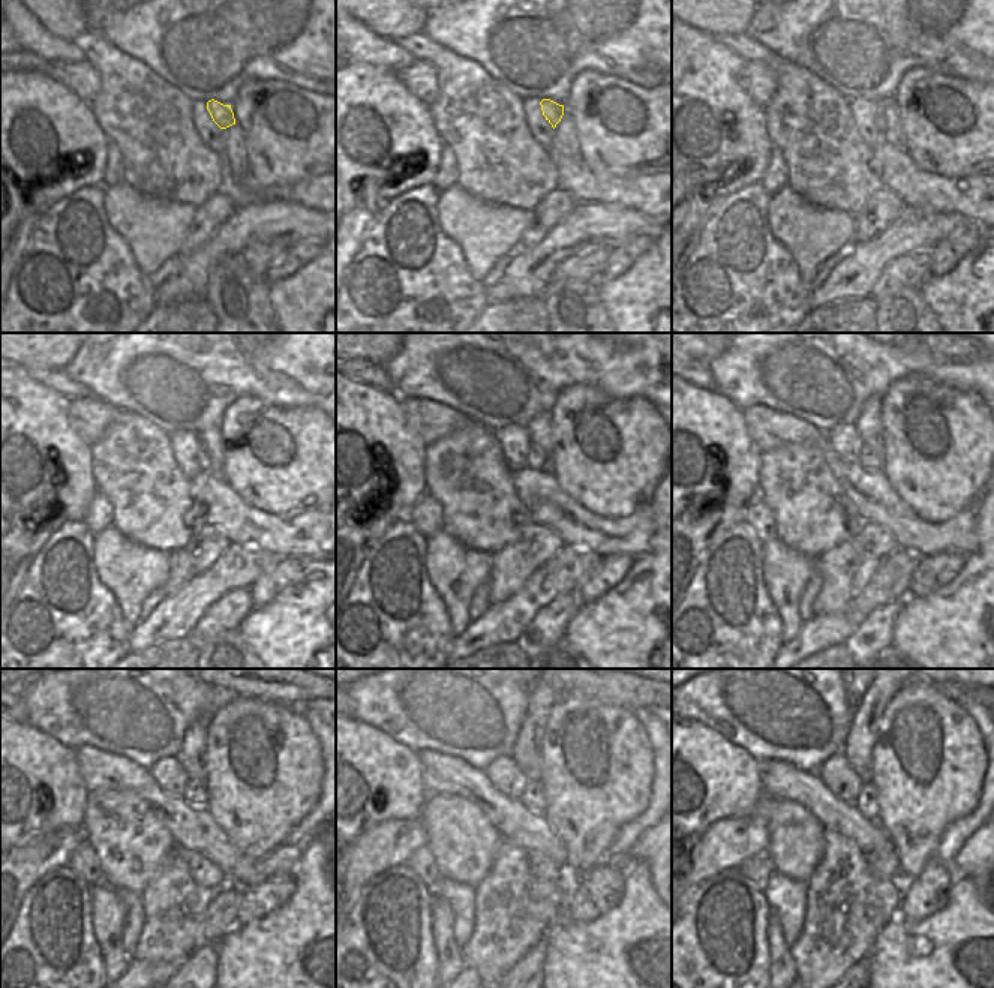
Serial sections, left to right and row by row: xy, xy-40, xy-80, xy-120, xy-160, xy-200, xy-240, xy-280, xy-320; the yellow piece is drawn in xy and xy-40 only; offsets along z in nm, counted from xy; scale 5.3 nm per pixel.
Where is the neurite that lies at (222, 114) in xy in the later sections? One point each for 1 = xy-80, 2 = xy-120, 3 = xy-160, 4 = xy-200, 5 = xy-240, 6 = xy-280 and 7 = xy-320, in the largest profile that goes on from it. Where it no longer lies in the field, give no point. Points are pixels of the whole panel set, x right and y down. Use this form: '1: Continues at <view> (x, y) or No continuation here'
1: Continues at xy-80 (879, 120)
2: Continues at xy-120 (203, 458)
3: Continues at xy-160 (535, 459)
4: Continues at xy-200 (870, 459)
5: Continues at xy-240 (195, 795)
6: Continues at xy-280 (532, 799)
7: Continues at xy-320 (867, 802).

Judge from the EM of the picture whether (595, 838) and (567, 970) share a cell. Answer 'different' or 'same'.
different

